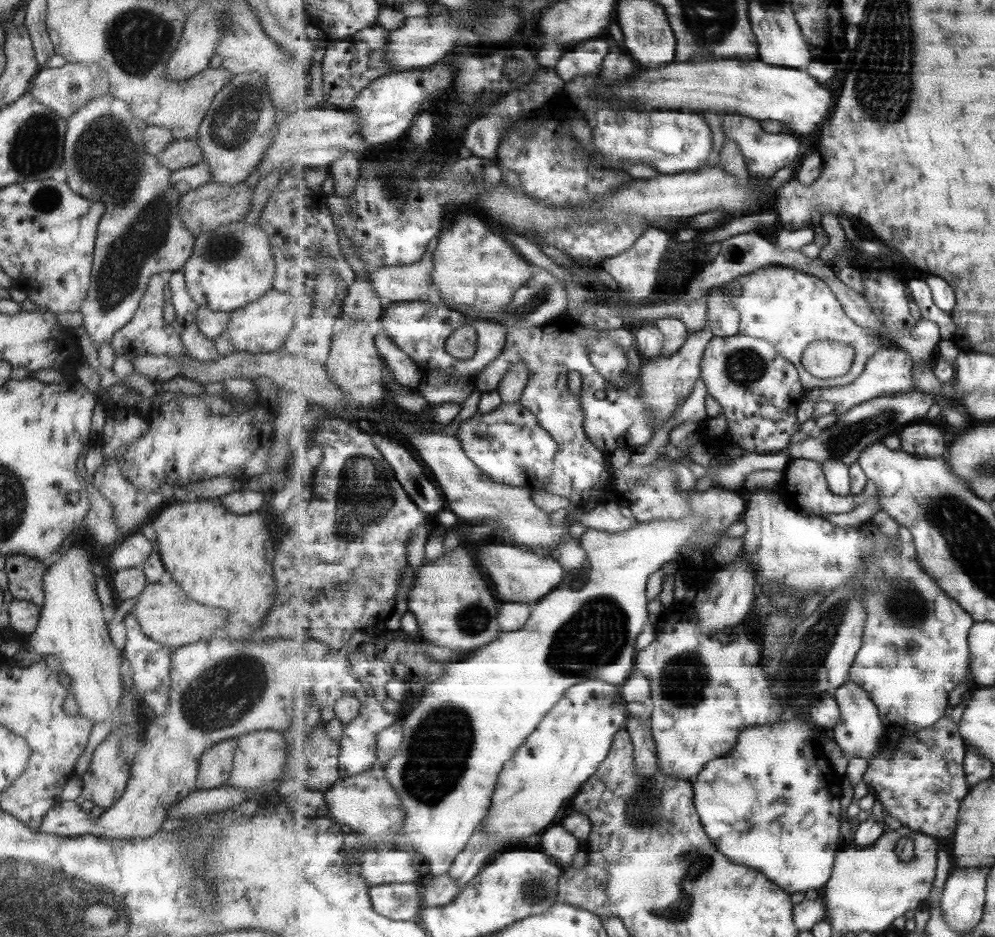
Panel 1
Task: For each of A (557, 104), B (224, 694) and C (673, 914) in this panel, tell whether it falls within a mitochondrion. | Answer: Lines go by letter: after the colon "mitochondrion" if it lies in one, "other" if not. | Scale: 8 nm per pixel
A: other
B: mitochondrion
C: mitochondrion

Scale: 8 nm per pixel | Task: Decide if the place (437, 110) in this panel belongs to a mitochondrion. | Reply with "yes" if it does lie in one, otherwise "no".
no

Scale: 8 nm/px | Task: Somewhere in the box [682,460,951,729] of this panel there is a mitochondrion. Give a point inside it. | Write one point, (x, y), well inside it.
(840, 603)

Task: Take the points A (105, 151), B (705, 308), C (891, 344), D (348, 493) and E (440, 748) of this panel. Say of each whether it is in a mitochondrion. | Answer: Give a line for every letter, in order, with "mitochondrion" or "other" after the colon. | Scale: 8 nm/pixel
A: mitochondrion
B: other
C: other
D: mitochondrion
E: mitochondrion

